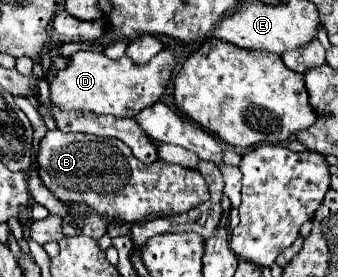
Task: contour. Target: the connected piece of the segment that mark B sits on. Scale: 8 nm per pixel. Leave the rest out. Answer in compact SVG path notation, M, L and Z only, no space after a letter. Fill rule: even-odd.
M49 130L39 142L39 178L65 204L85 204L109 224L131 224L147 216L183 214L209 200L205 178L179 164L143 164L113 138Z

